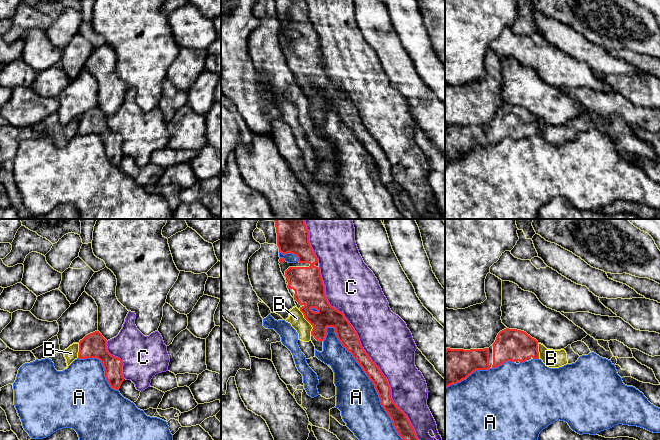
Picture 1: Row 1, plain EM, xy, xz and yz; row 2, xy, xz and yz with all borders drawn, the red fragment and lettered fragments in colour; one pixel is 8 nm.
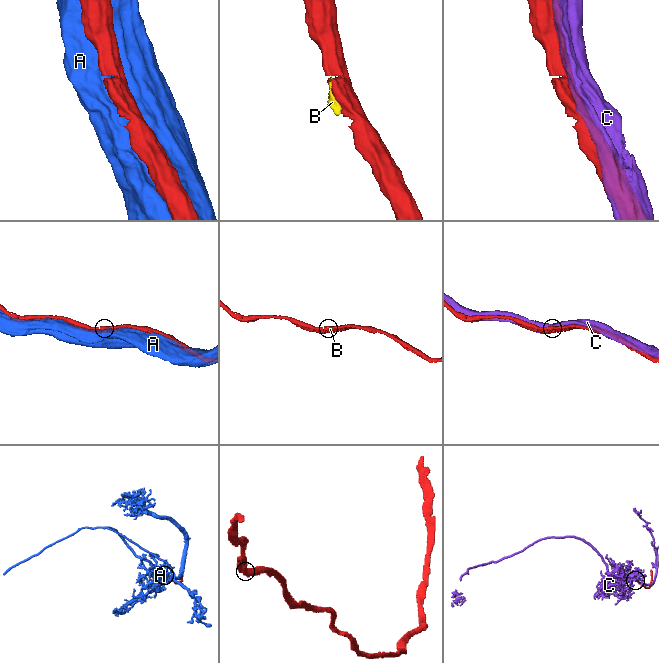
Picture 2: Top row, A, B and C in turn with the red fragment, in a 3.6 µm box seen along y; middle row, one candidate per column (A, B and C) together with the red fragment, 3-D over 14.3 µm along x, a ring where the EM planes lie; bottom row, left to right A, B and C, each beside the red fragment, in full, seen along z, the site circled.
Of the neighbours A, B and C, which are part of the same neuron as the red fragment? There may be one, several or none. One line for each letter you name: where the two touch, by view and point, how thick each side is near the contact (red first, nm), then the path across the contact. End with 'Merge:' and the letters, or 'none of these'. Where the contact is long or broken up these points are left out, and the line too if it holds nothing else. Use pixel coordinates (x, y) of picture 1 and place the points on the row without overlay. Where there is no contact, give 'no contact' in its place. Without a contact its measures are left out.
Merge: none of these

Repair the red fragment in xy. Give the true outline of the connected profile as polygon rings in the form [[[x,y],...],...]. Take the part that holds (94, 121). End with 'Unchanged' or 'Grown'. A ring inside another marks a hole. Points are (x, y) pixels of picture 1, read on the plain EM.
[[[99,107],[86,111],[79,118],[78,135],[97,134],[104,143],[105,153],[111,164],[119,166],[124,153],[122,136],[107,126],[107,116]]]. Unchanged

